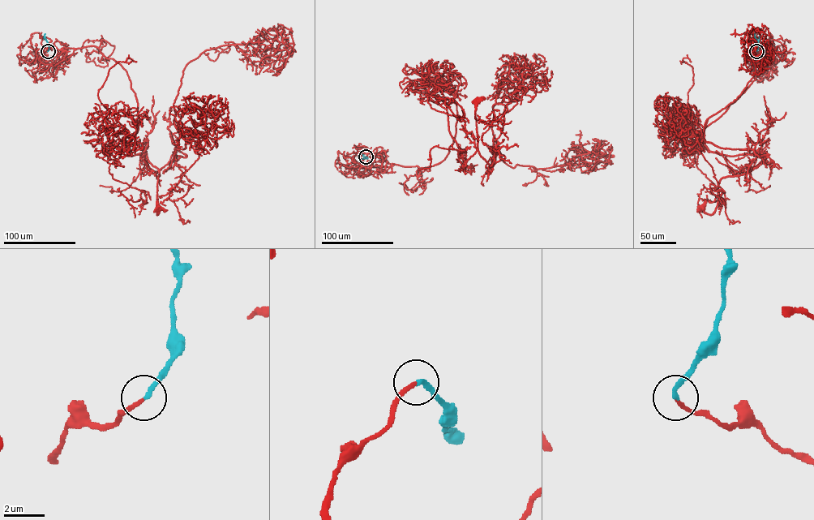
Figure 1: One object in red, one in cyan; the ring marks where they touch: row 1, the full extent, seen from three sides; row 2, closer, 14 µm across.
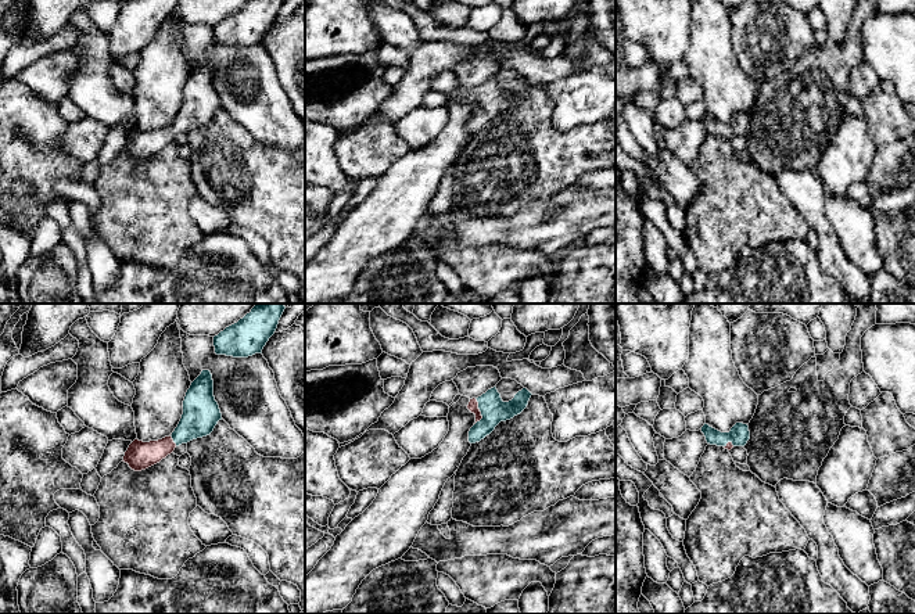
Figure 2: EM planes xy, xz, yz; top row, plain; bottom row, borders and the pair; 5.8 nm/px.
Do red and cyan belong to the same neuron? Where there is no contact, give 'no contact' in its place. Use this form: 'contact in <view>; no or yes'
contact in xz; no

